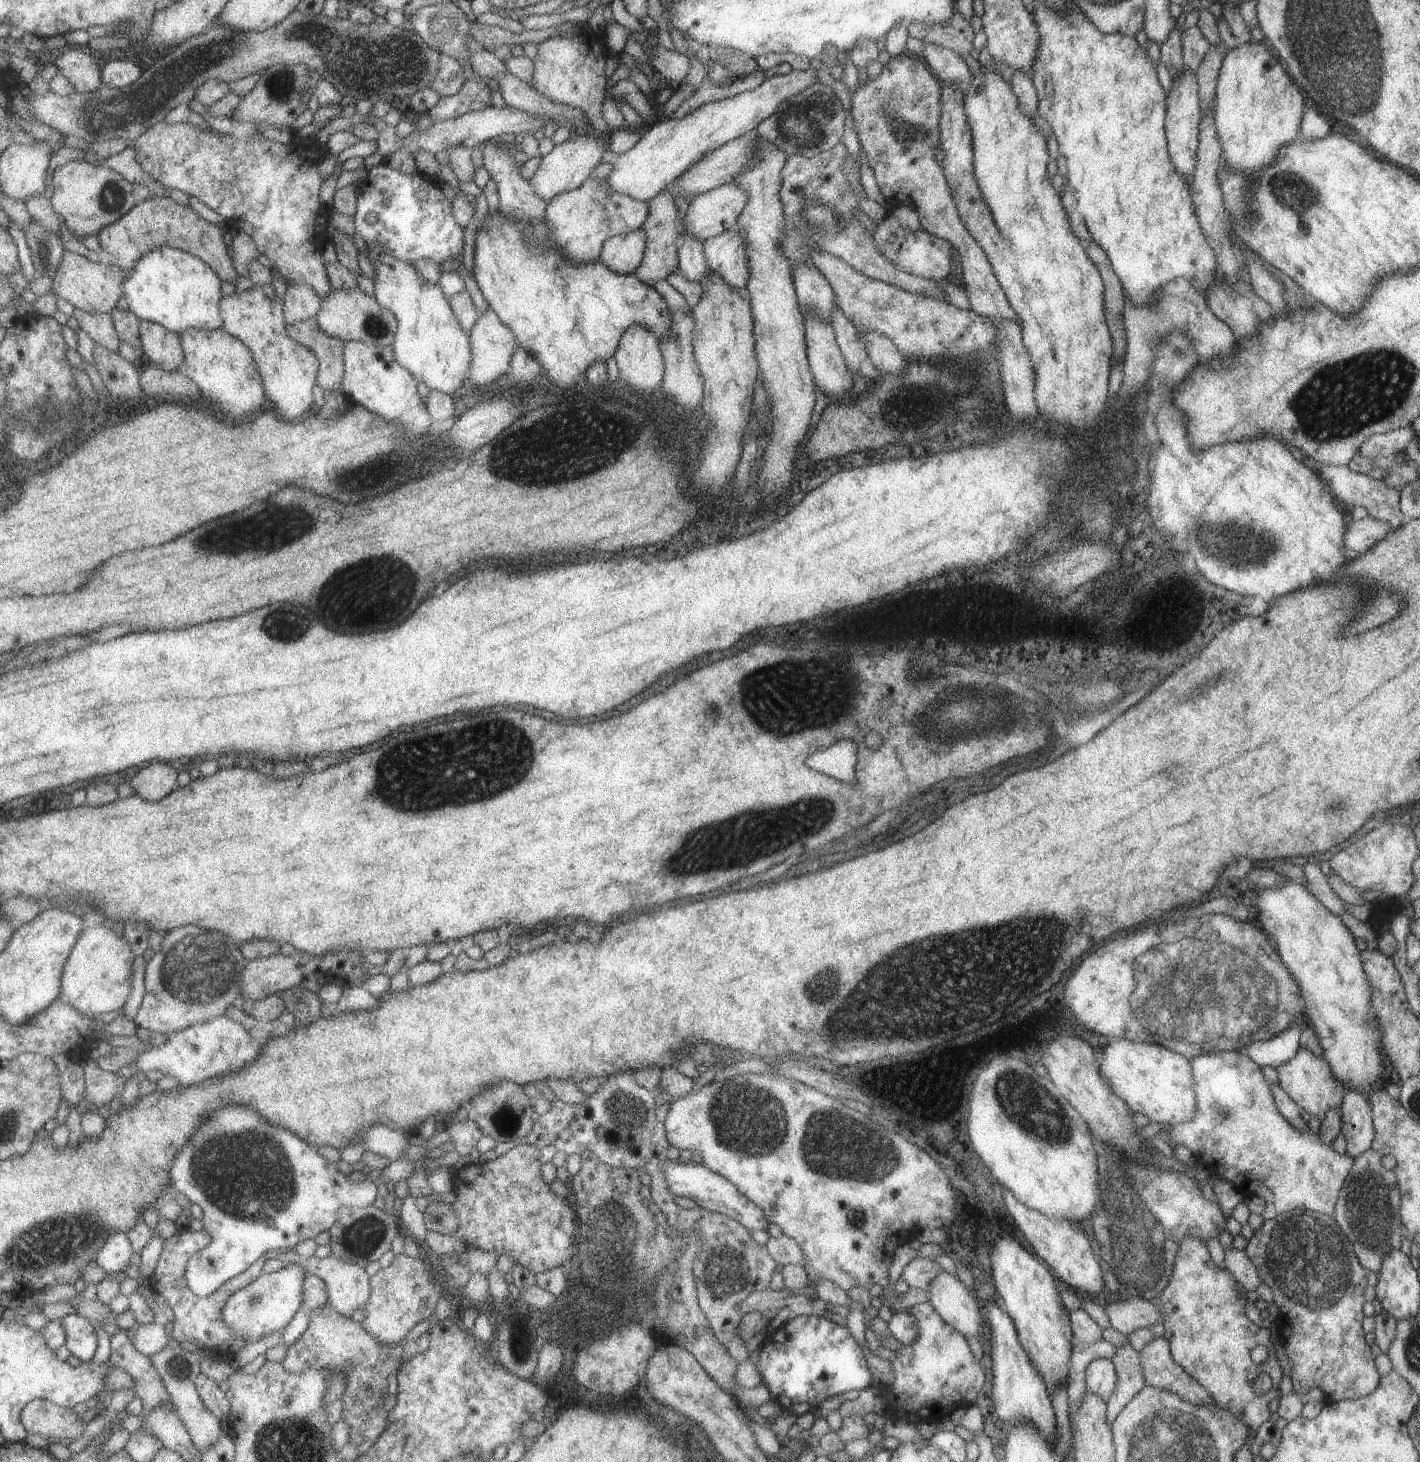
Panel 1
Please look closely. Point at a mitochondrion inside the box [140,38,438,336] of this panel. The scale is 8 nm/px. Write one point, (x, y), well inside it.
(366, 65)

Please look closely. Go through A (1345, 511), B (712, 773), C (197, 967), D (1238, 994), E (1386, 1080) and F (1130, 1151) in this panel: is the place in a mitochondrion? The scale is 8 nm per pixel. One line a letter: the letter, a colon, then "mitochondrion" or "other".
A: other
B: other
C: mitochondrion
D: mitochondrion
E: other
F: mitochondrion

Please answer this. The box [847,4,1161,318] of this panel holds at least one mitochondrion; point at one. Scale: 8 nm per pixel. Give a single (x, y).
(904, 130)

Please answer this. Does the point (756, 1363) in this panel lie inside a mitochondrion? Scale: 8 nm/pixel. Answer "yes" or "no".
no

